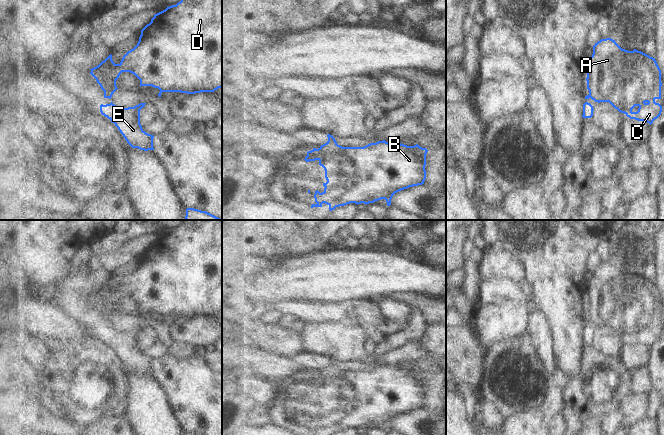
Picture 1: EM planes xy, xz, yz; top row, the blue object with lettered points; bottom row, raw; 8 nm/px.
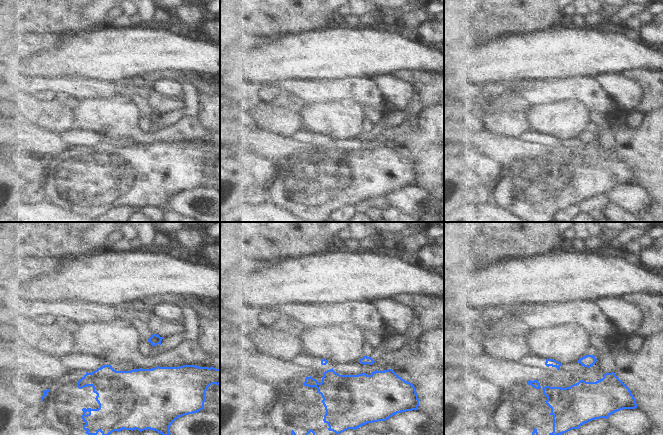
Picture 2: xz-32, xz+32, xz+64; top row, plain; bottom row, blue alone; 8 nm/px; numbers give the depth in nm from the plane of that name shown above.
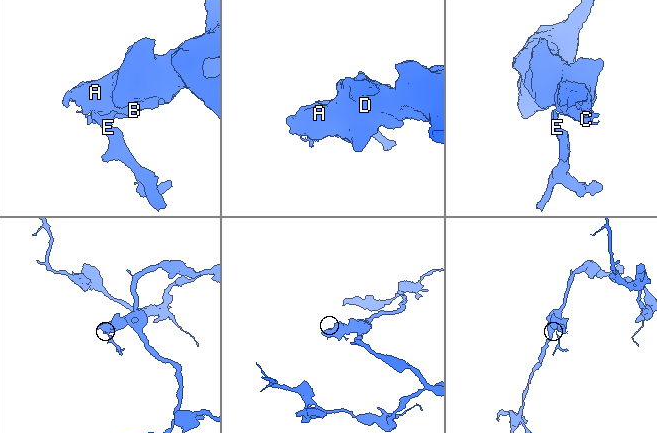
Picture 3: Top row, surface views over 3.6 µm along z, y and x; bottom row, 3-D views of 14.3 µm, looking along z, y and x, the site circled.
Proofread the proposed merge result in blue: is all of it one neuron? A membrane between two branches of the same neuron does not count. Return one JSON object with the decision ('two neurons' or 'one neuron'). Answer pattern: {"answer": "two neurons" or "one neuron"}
{"answer": "two neurons"}

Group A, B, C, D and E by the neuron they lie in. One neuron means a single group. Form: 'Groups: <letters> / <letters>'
Groups: A B C D / E.

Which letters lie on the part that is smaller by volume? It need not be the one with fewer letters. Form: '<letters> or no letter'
E

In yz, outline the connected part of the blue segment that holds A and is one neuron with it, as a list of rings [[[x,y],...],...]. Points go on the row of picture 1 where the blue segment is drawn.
[[[606,38],[595,43],[586,68],[587,89],[595,102],[609,102],[630,119],[650,125],[661,115],[662,106],[655,100],[661,99],[662,75],[655,58],[636,49],[622,49],[615,40]]]

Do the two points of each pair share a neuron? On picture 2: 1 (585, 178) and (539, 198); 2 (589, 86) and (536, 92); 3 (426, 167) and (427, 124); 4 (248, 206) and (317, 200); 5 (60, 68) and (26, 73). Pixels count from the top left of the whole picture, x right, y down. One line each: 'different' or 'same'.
1: same
2: same
3: same
4: different
5: same

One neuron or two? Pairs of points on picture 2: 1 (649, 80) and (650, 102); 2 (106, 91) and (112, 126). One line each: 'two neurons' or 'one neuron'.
1: one neuron
2: two neurons

